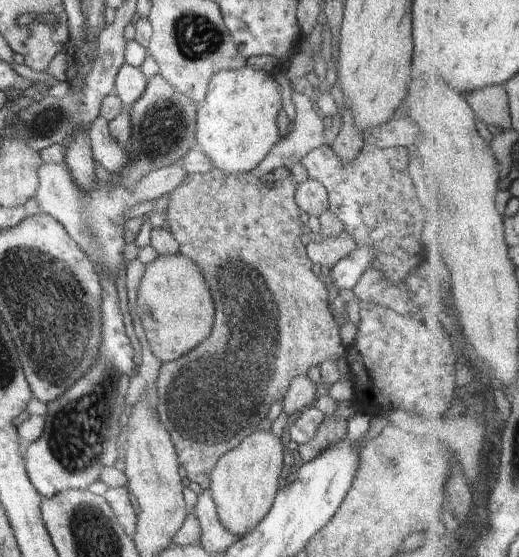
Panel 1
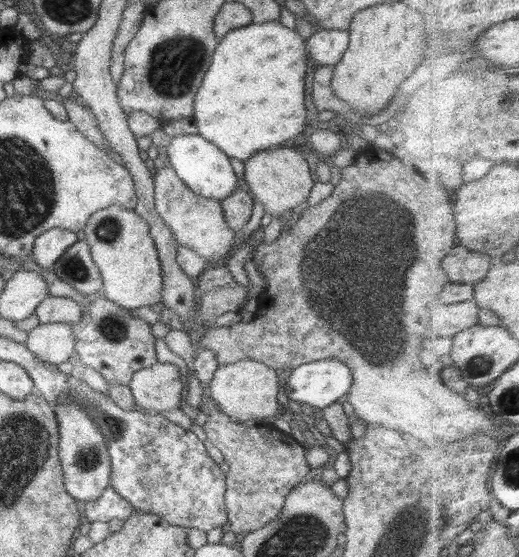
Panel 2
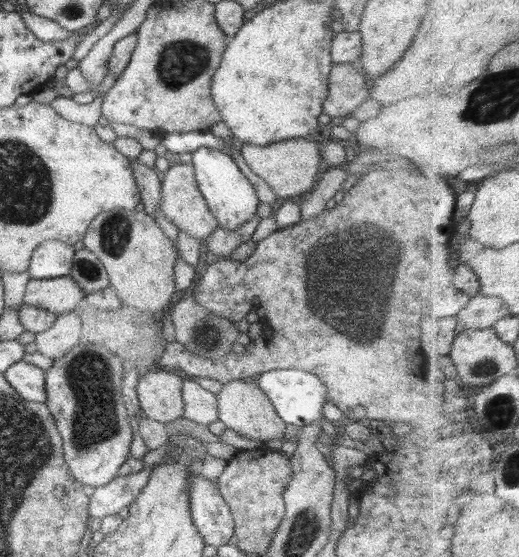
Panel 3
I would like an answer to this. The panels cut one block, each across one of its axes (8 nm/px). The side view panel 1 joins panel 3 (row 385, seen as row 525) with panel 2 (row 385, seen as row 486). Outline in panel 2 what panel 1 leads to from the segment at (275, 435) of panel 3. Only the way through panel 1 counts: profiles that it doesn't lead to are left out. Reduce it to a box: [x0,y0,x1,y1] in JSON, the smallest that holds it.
[209,360,279,422]

